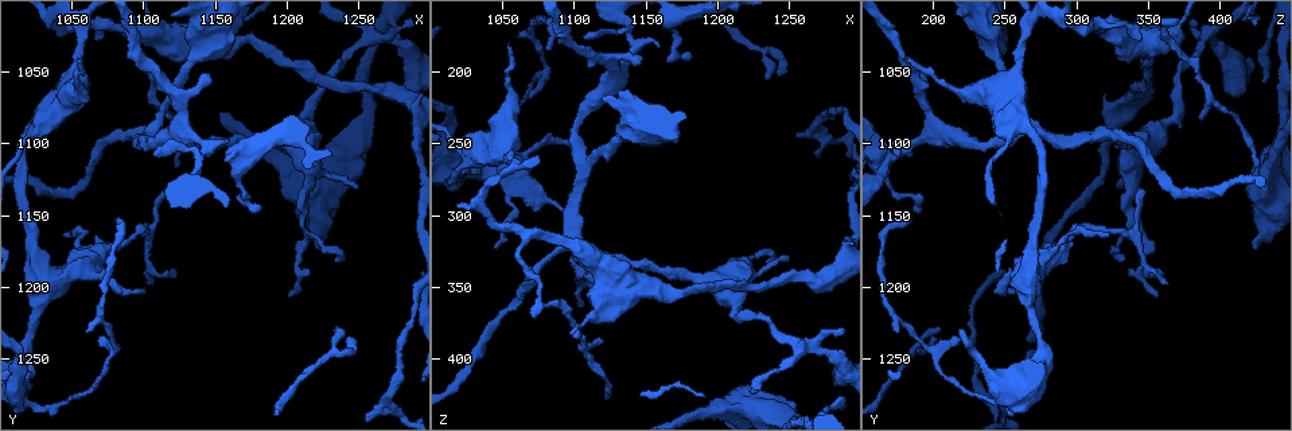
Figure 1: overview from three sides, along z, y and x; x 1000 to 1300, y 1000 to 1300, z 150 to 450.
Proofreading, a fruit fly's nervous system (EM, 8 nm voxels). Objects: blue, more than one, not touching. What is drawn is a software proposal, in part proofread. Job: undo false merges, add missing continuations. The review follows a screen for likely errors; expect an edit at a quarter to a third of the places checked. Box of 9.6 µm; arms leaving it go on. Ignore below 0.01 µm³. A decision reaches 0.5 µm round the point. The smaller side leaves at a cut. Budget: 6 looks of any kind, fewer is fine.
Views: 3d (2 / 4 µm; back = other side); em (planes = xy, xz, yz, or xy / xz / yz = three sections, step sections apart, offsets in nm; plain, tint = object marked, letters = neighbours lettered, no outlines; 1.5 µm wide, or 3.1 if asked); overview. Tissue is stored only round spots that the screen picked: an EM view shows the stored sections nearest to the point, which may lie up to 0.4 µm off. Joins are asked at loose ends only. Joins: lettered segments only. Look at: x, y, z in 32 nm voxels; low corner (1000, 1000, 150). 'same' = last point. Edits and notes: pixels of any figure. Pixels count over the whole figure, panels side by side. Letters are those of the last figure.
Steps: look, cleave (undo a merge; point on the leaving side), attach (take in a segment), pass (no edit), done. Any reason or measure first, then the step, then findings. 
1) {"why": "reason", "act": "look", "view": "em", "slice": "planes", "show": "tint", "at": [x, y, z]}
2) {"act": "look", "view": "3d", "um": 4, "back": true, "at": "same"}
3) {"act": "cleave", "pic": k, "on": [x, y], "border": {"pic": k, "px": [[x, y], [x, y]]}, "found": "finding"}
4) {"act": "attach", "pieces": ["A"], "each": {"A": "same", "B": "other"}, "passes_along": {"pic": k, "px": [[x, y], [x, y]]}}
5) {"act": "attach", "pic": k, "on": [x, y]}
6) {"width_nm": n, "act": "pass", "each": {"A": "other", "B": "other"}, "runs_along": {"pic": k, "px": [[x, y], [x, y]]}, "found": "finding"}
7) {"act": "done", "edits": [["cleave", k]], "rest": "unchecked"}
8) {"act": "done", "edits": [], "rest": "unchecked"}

{"why": "thin end", "act": "look", "view": "em", "slice": "planes", "show": "letters", "at": [1056, 1042, 184]}

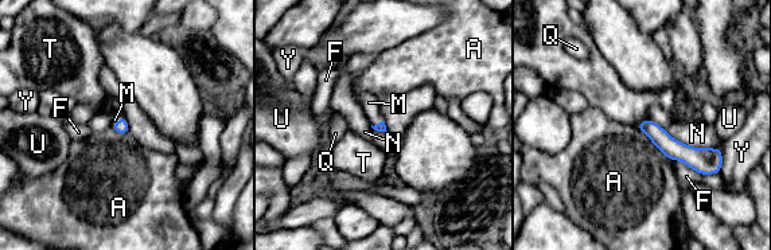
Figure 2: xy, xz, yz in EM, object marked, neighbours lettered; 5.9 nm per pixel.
{"act": "attach", "pieces": ["M"], "each": {"A": "other", "F": "other", "M": "same", "N": "other", "Q": "other", "T": "other", "U": "other", "Y": "other"}, "passes_along": {"pic": 2, "px": [[381, 127], [377, 124], [369, 102]]}, "found": "the cell continues"}

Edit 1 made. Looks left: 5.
{"why": "branch point", "act": "look", "view": "em", "slice": "planes", "show": "tint", "at": [1258, 1026, 390]}

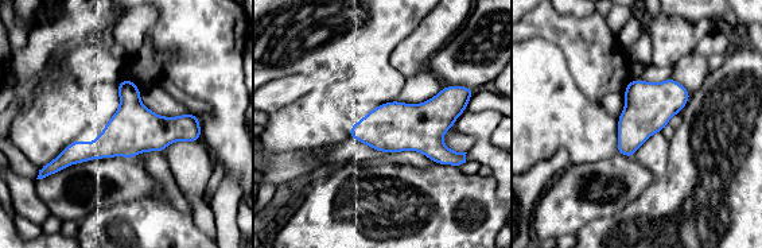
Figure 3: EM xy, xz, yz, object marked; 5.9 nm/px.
{"act": "look", "view": "em", "slice": "planes", "show": "letters", "at": "same"}

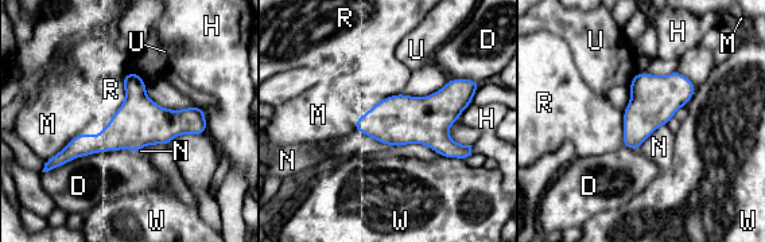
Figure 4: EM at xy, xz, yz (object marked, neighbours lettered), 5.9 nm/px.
{"width_nm": 280, "longest_contact_nm": ["D", 550], "act": "pass", "each": {"D": "other", "H": "other", "M": "other", "N": "other", "R": "other", "U": "other", "W": "other"}, "found": "continuous, no second cell"}

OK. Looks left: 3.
{"why": "stops while still wide", "act": "look", "view": "3d", "um": 4, "at": [1222, 1172, 426]}

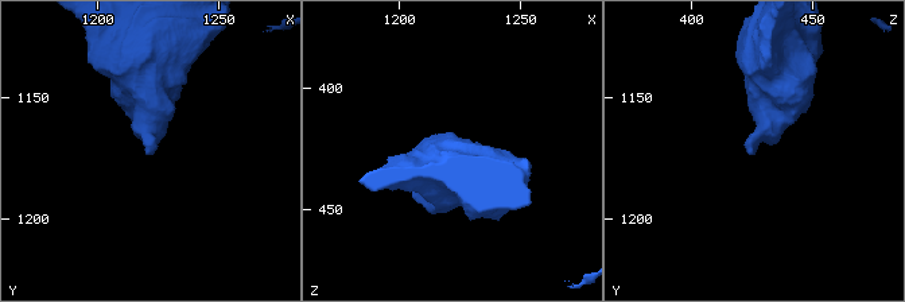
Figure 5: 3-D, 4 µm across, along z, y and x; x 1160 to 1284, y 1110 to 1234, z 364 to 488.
{"why": "need the tissue", "act": "look", "view": "em", "slice": "yz", "step": 8, "show": "tint", "at": [1223, 1173, 425]}

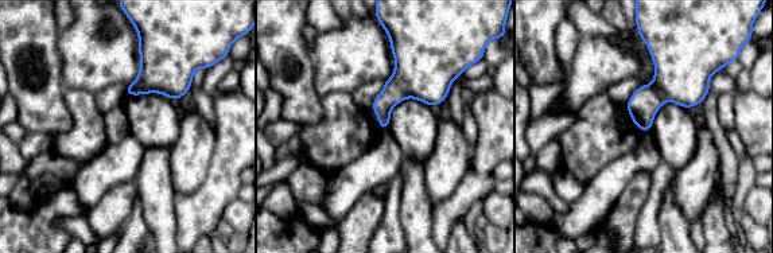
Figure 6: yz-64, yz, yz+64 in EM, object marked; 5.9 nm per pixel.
{"act": "look", "view": "em", "slice": "planes", "show": "letters", "at": "same"}

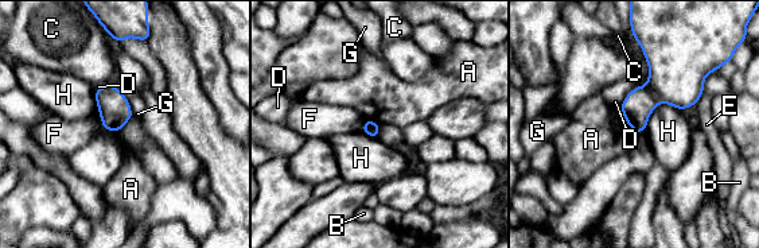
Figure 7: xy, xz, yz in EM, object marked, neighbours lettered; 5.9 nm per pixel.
{"act": "pass", "each": {"A": "other", "B": "other", "C": "other", "D": "other", "E": "other", "F": "other", "G": "other", "H": "other"}, "border": {"pic": 7, "px": [[618, 108], [633, 132]]}, "found": "none of them fits"}

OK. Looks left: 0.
{"act": "done", "edits": [["attach", 2]], "rest": "unchecked"}

